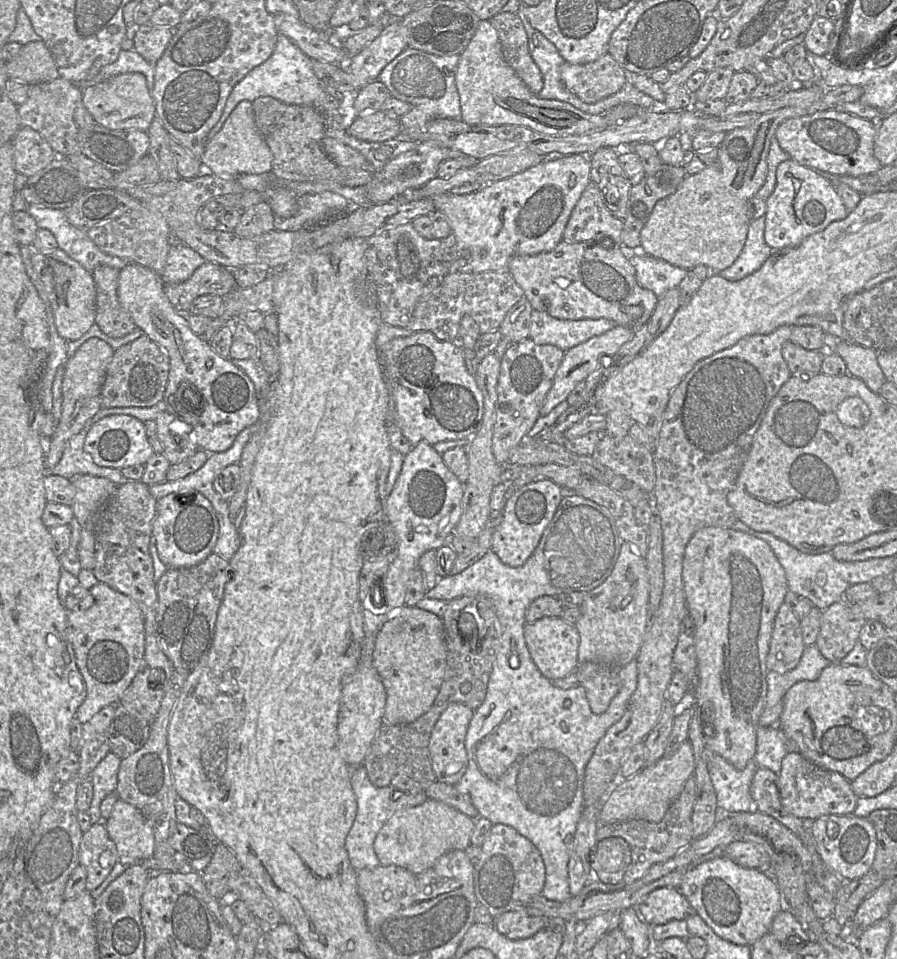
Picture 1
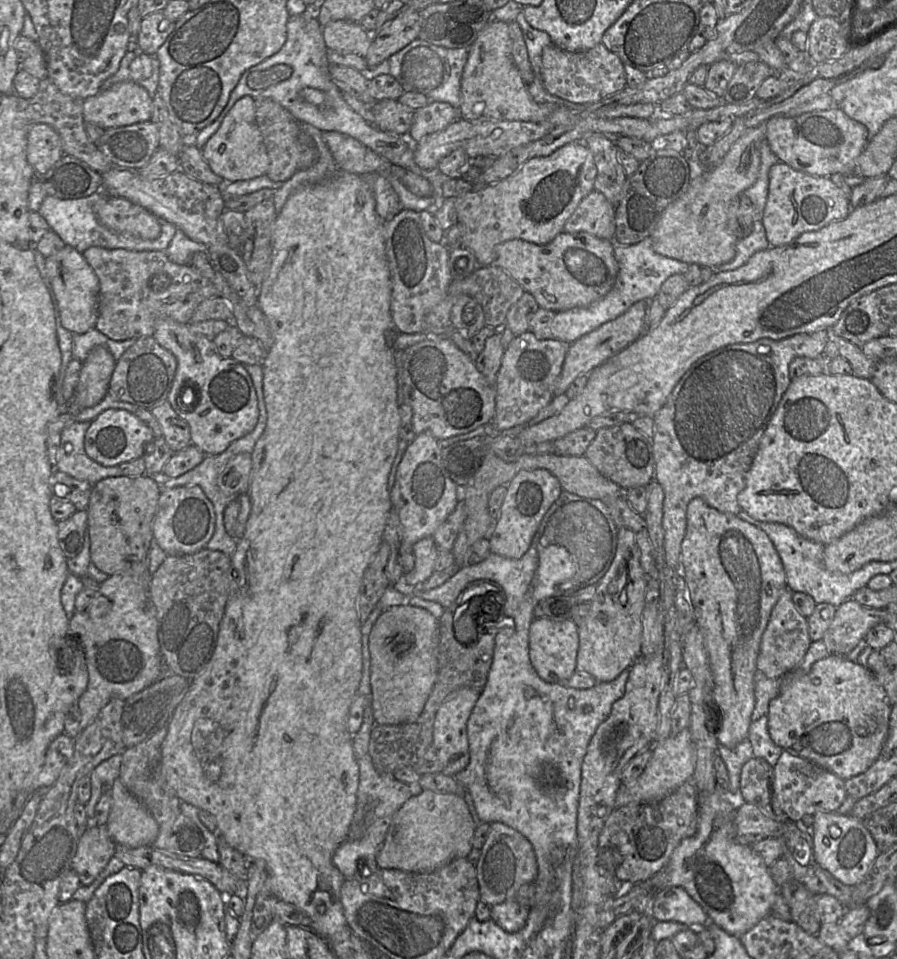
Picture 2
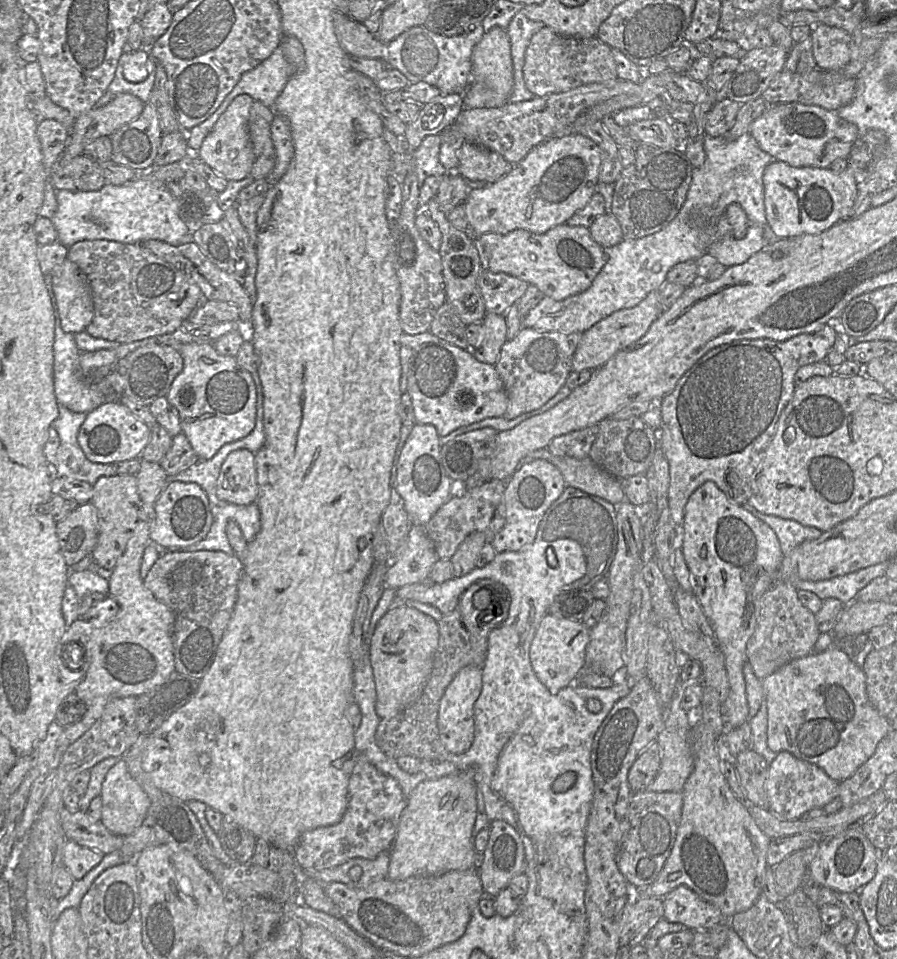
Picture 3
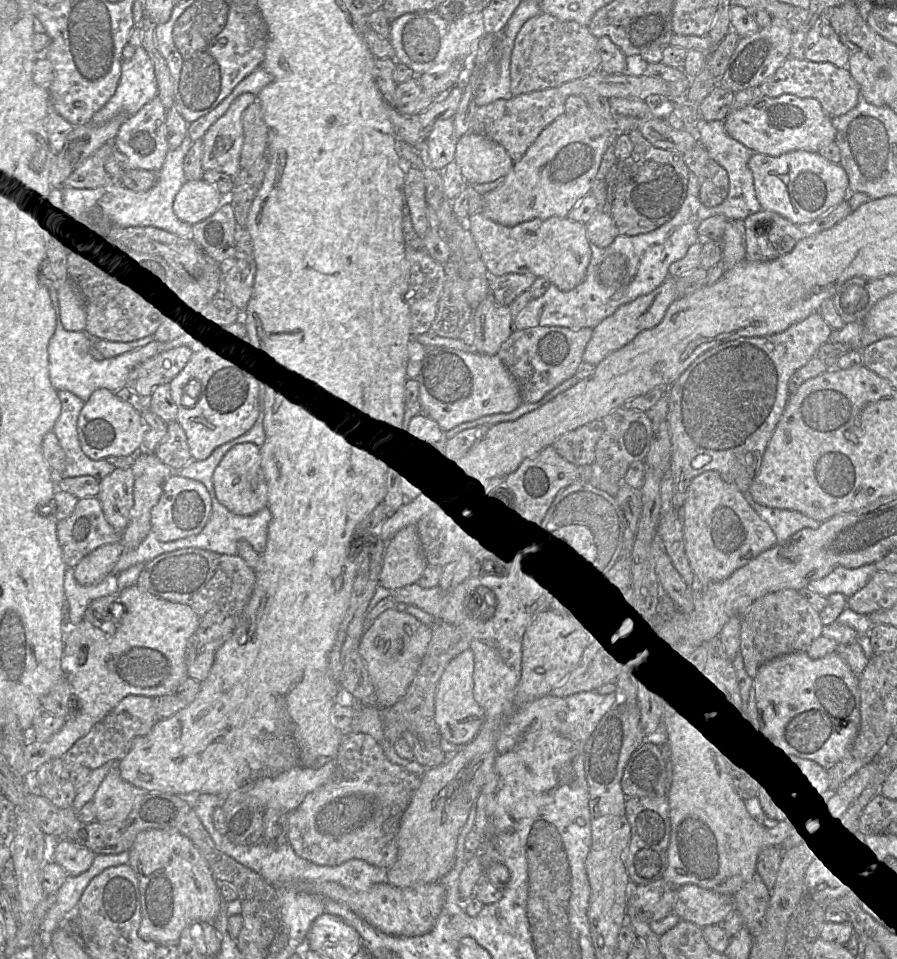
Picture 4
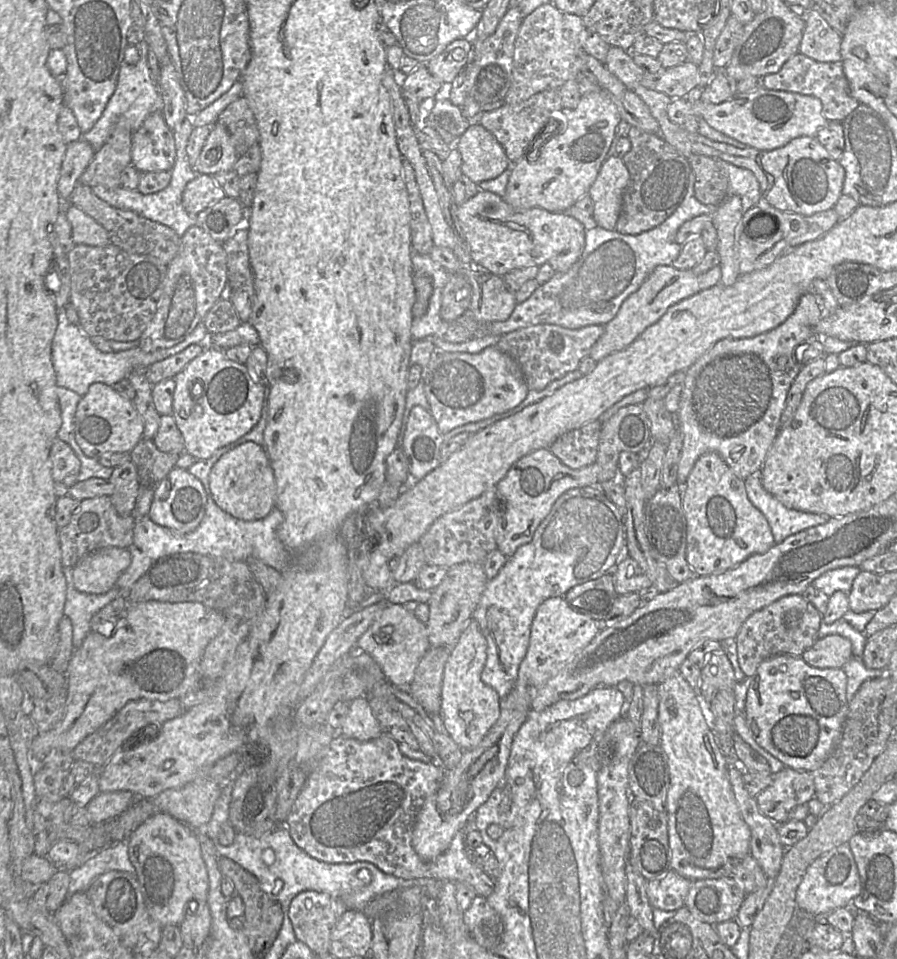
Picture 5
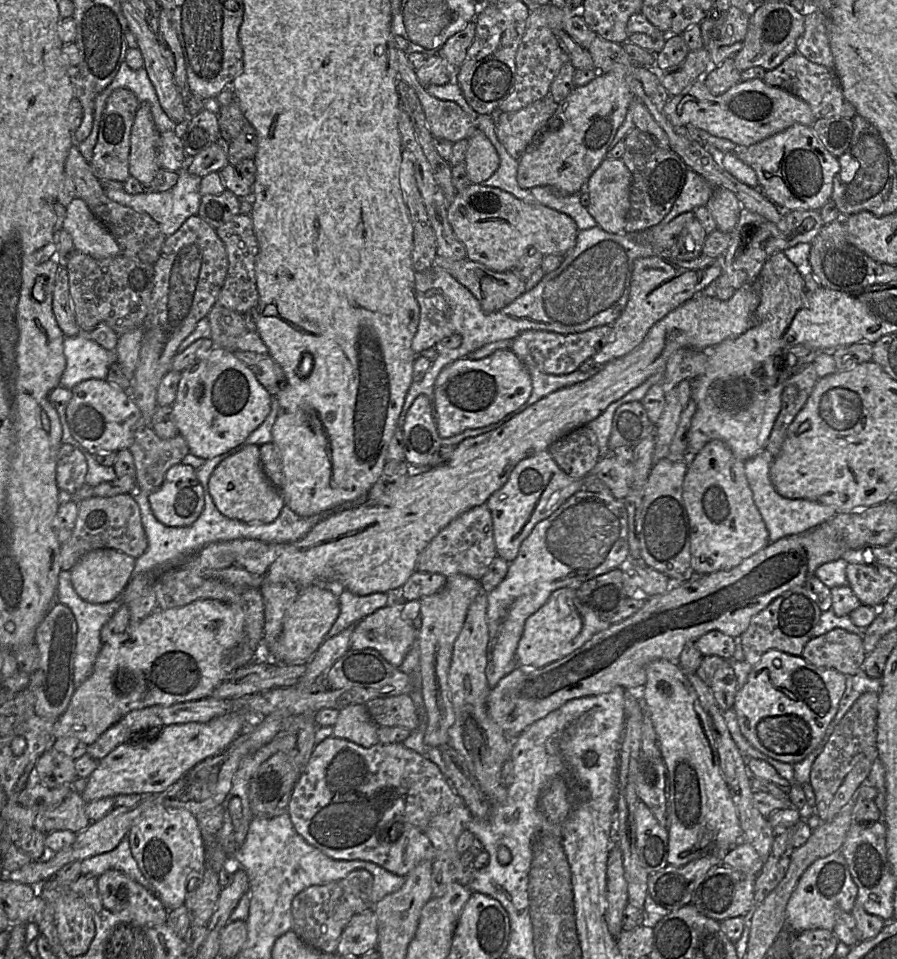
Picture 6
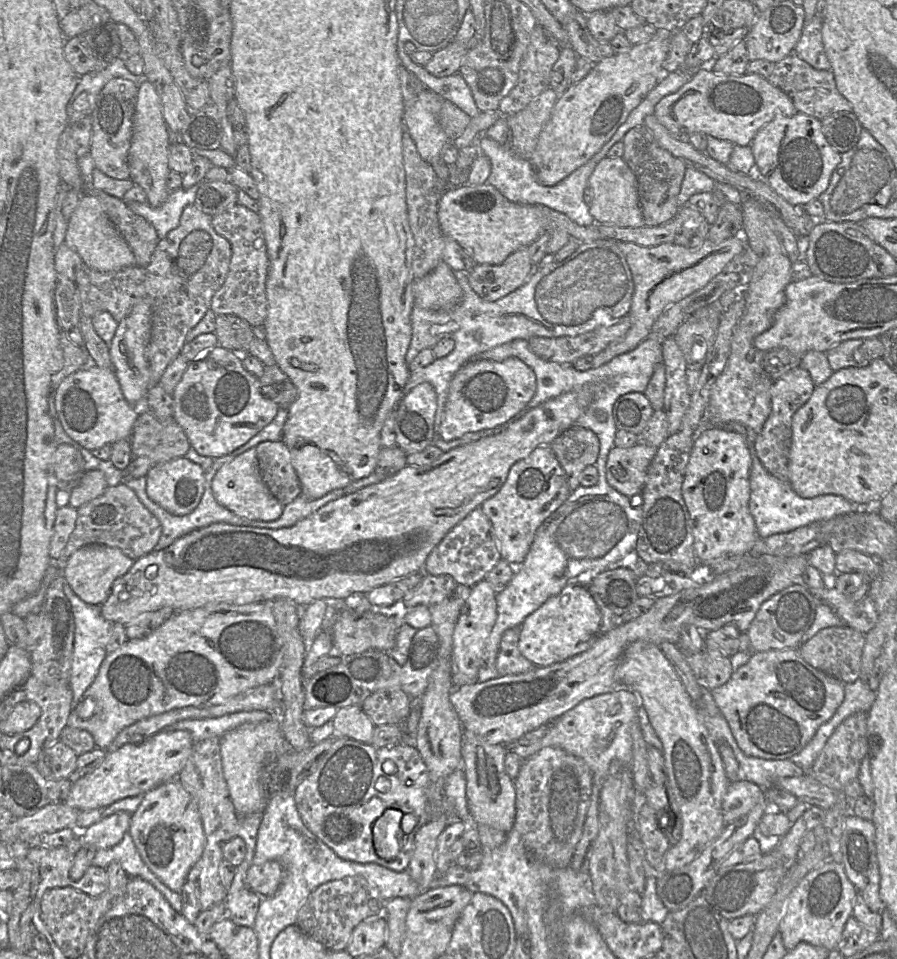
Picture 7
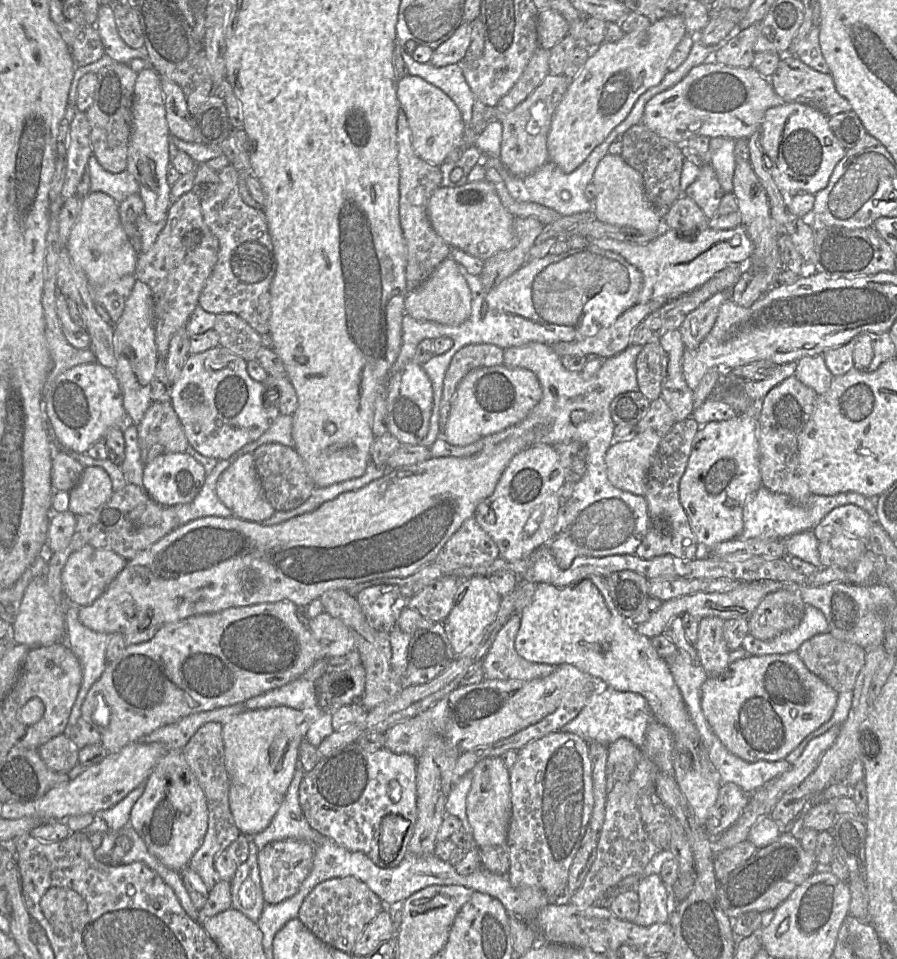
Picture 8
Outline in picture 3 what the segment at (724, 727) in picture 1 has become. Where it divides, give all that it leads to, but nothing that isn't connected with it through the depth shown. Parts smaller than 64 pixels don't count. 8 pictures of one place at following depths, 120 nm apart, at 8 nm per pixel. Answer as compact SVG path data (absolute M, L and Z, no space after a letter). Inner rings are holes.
M706 481L688 498L683 522L679 529L679 548L689 571L692 594L708 619L715 642L723 654L729 683L729 692L721 705L721 716L727 729L734 729L749 720L743 665L746 661L746 644L755 629L756 601L776 582L783 555L773 530L761 520L729 499L712 481Z

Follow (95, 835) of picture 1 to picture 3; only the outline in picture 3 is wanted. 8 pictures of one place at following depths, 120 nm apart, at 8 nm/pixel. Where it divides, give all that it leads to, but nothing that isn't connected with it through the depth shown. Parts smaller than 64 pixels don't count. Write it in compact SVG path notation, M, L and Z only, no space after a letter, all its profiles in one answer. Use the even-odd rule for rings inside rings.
M67 840L63 848L62 865L74 880L81 880L101 862L104 855L101 851L94 851Z

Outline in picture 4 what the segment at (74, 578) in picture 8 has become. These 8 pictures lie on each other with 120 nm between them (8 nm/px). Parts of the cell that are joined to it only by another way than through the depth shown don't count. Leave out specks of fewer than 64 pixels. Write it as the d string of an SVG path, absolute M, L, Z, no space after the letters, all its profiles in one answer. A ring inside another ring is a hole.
M121 543L107 544L93 550L73 568L76 581L82 586L99 583L112 573L123 550Z

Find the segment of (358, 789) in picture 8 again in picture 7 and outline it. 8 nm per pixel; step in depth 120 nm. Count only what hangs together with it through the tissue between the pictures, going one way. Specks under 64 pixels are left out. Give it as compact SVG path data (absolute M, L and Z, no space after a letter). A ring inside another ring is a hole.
M338 737L331 747L317 763L314 771L305 777L294 791L297 810L305 826L330 847L340 858L361 864L373 863L395 872L408 870L408 866L414 850L415 836L419 828L430 820L430 805L428 803L428 789L430 777L419 751L414 745L414 737L407 737L407 741L401 741L394 745L375 747L372 744L363 743L351 738ZM386 760L392 760L397 766L397 772L393 775L383 771L382 764ZM379 777L385 777L390 782L387 792L376 789L376 781ZM406 780L412 780L412 785L407 786ZM395 808L403 814L412 814L417 823L408 834L403 835L403 846L393 860L380 858L373 845L373 824L386 809Z

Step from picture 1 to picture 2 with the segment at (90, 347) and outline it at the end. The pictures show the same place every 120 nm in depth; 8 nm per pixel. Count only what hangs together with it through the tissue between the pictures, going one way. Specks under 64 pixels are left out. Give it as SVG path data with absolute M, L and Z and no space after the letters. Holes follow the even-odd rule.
M95 346L82 362L73 401L63 410L84 410L93 407L107 395L116 361L111 352Z

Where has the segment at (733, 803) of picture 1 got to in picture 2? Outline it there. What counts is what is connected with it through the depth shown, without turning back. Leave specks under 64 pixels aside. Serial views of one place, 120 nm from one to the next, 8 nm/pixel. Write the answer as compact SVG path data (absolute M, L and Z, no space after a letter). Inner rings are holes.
M749 739L743 740L733 749L719 744L717 754L724 761L728 771L729 785L726 792L731 795L739 794L741 769L754 757Z

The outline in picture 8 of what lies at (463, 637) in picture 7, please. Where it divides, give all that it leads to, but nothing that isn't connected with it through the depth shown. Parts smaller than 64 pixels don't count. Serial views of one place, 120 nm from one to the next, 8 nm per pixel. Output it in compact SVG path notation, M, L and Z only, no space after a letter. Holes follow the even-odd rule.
M474 576L461 579L453 608L444 620L444 628L457 658L472 656L483 640L486 629L495 620L501 596L488 577Z

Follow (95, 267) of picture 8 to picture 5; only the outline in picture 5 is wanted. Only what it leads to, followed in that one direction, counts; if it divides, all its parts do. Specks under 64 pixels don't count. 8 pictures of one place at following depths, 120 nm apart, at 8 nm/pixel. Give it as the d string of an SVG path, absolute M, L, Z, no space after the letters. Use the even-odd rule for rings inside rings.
M70 204L65 215L71 224L72 239L76 245L106 246L111 243L107 231L80 208Z

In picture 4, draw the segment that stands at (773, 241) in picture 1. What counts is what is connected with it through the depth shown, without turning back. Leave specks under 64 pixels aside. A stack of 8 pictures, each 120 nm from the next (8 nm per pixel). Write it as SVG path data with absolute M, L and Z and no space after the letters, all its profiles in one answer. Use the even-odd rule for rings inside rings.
M795 150L780 156L755 153L748 166L753 173L756 195L762 208L796 224L815 220L846 201L850 194L848 175L843 167L825 159L818 152Z

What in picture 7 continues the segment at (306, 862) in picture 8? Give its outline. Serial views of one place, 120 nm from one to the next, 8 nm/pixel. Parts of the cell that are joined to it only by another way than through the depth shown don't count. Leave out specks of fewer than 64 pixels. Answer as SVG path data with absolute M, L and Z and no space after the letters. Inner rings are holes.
M275 860L260 865L252 865L246 874L246 886L261 897L270 897L279 889L284 872Z

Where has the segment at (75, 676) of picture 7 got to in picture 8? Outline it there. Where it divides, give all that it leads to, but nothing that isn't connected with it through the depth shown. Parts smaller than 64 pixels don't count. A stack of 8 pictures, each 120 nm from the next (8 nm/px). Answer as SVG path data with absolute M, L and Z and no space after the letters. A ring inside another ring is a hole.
M66 599L64 641L78 658L83 674L81 687L68 720L68 727L73 726L81 717L81 707L88 691L105 670L106 647L110 636L84 626L79 620L79 608Z

